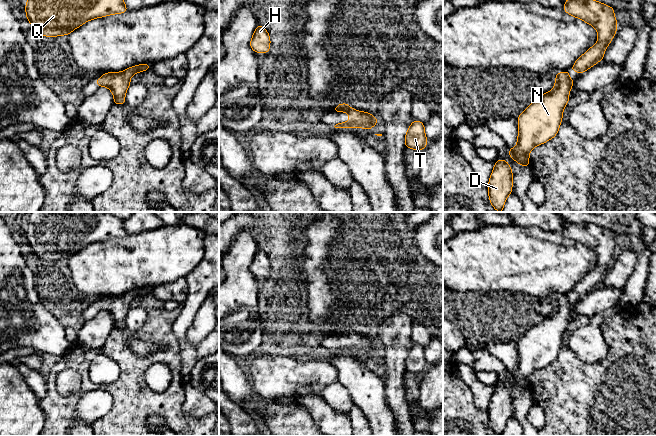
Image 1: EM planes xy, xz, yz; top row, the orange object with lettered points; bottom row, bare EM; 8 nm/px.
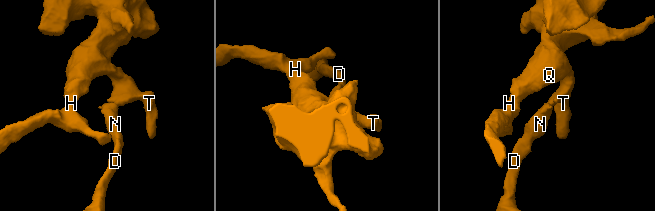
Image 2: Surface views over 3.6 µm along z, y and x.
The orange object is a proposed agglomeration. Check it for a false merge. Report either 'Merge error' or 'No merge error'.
No merge error

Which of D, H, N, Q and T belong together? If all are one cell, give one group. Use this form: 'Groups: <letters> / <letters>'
Groups: D H N Q T

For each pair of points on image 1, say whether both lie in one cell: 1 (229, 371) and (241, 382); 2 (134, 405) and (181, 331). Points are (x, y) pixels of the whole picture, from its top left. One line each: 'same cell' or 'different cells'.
1: same cell
2: different cells

